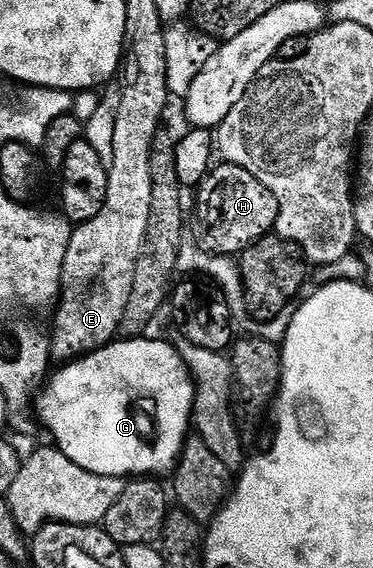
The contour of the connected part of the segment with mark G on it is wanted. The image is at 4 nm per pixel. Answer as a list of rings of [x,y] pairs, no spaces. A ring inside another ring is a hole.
[[[121,337],[109,342],[97,351],[58,366],[58,371],[54,370],[40,388],[41,396],[35,399],[36,418],[46,432],[53,434],[57,450],[71,457],[75,465],[116,479],[161,477],[164,471],[174,470],[191,435],[193,375],[172,342],[149,338]]]

